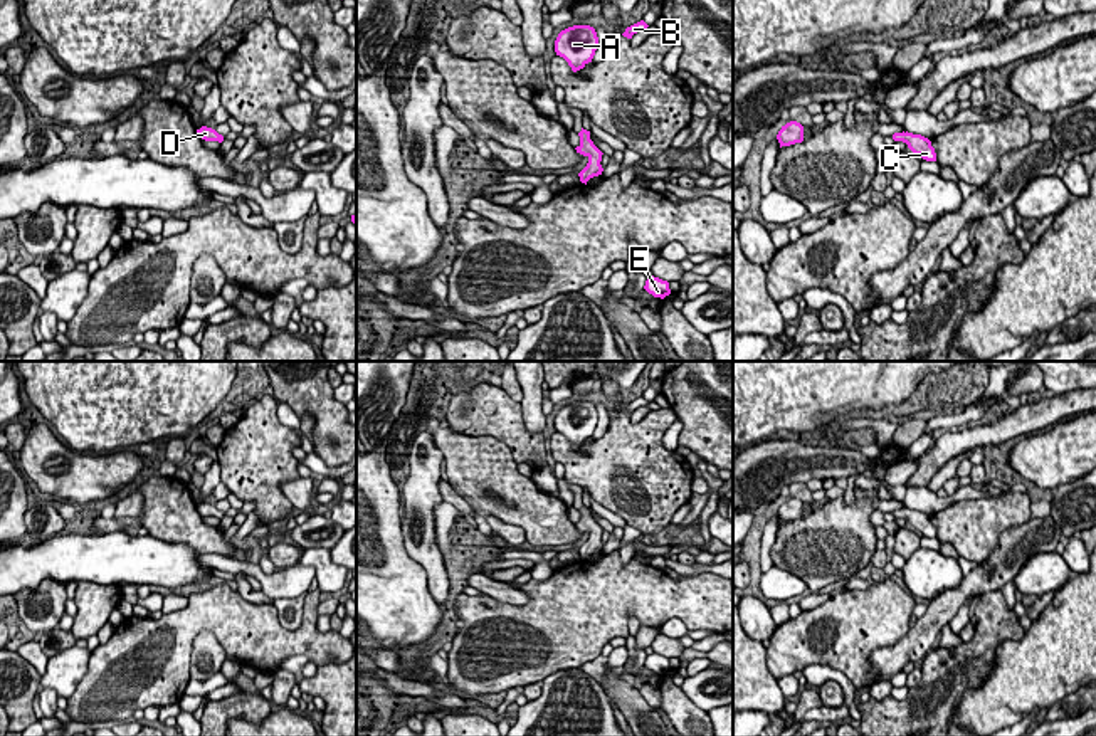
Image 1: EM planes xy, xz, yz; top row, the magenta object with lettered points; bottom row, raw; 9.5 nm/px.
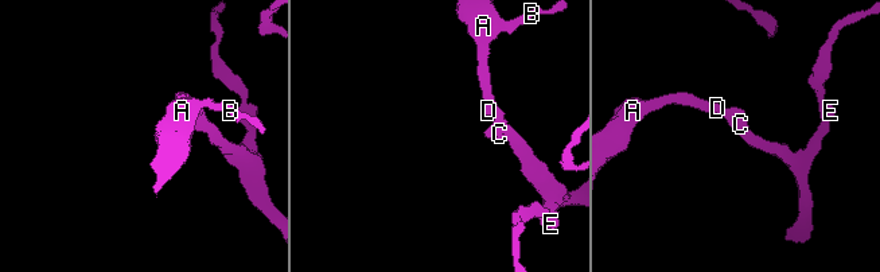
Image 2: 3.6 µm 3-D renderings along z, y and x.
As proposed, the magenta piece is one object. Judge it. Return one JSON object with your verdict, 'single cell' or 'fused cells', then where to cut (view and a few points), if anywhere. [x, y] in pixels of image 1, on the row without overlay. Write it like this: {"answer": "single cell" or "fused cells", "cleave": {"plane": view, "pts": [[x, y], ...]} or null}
{"answer": "single cell", "cleave": null}

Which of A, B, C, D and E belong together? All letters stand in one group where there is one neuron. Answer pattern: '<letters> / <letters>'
A B C D E

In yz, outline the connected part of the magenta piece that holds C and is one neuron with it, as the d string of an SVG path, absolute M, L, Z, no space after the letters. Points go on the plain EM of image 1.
M894 509L893 511L894 518L903 518L908 521L908 524L914 529L919 531L926 538L936 538L936 529L935 524L931 523L931 518L921 511L913 511L913 509Z

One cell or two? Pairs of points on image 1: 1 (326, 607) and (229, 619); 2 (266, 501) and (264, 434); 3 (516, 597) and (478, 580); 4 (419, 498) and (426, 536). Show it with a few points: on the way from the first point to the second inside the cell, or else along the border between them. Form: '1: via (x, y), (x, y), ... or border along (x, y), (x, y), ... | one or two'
1: border along (320, 600), (318, 615) | two
2: via (266, 484), (264, 451) | one
3: via (506, 594), (488, 587) | one
4: via (419, 508), (424, 526) | one

